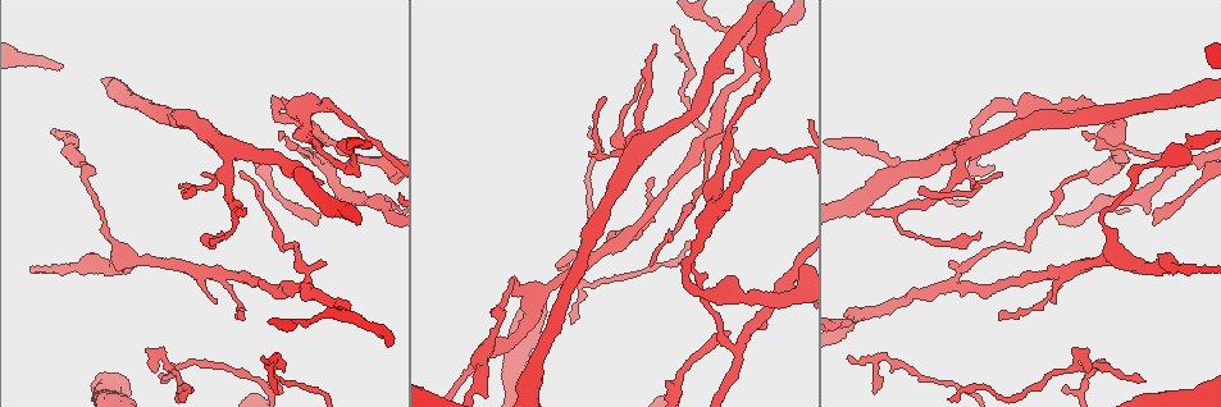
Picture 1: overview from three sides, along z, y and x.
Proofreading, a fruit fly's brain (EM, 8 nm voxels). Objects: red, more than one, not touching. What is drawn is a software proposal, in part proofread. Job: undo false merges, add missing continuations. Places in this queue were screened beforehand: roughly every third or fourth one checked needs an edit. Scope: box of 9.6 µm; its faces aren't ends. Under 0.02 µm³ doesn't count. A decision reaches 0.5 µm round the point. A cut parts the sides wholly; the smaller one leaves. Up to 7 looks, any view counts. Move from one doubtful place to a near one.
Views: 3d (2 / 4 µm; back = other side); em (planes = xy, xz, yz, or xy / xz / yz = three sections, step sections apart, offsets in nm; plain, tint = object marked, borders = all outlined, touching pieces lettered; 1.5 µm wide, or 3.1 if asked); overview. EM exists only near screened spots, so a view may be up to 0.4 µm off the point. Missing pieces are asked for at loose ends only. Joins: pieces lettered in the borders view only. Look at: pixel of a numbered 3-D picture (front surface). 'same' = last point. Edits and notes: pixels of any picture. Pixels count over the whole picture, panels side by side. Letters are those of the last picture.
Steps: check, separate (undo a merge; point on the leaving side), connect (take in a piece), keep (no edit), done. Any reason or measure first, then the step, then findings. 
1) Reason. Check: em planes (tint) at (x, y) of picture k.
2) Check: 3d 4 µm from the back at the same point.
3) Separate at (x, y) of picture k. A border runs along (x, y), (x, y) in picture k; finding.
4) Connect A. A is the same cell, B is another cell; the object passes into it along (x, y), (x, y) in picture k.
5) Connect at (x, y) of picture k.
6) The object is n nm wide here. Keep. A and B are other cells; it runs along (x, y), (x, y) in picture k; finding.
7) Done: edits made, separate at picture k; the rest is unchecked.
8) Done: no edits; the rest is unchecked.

End of a long branch. Check: em xy step 8 (borders) at (243, 172) of picture 1.

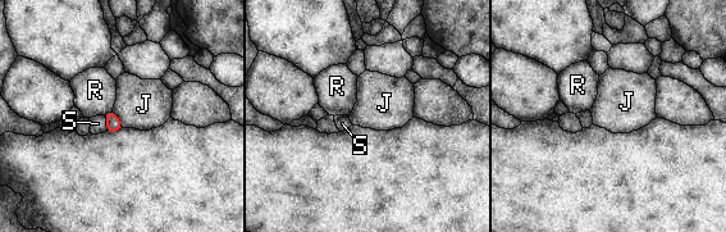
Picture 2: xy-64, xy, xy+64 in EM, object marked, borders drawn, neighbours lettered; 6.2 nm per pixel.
Check: em planes (borders) at the same point.

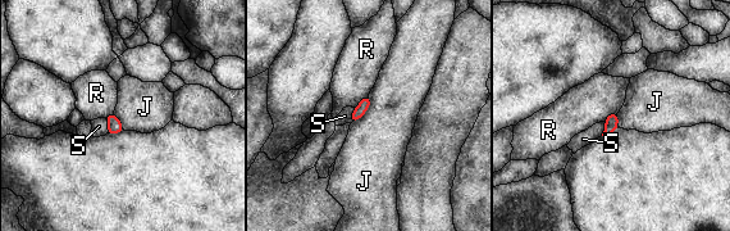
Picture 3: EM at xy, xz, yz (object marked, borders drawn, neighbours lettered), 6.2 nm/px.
Keep. J, R and S are other cells; a border runs along (369, 94), (368, 109), (351, 123) in picture 3; none of them fits.

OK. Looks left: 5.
Branch point. Check: 3d 4 µm at (1119, 122) of picture 1.

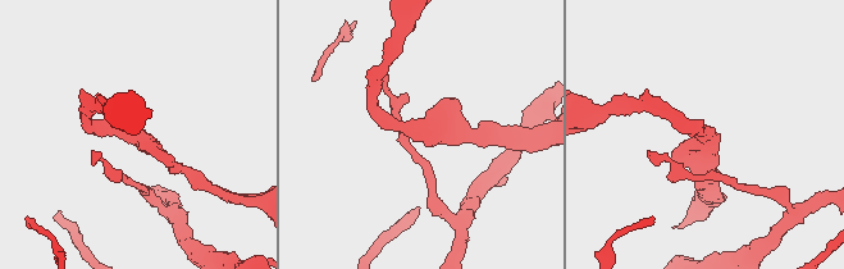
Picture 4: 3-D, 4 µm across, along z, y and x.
Need the tissue. Check: em xy step 4 (borders) at (429, 133) of picture 4.

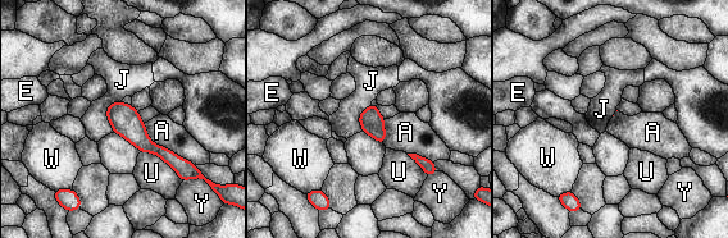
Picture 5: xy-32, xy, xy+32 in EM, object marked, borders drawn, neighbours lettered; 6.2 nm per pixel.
Cut it another way. Check: em planes (borders) at the same point.

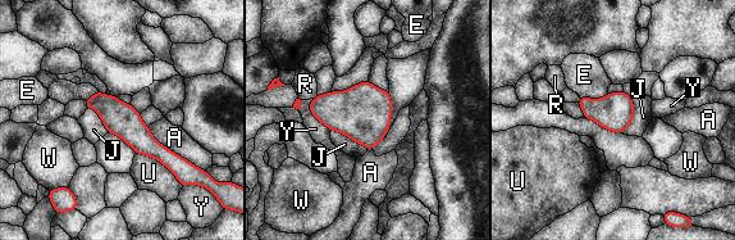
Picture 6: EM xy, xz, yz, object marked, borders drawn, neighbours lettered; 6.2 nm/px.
Keep. A, E, J, R, U, W and Y are other cells; continuous, no second neuron.

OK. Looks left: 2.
Check: em xy step 4 (tint) at (685, 243) of picture 1.

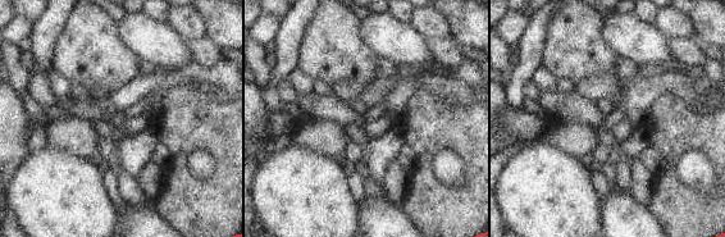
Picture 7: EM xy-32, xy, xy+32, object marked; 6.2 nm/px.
Check: em planes (borders) at the same point.

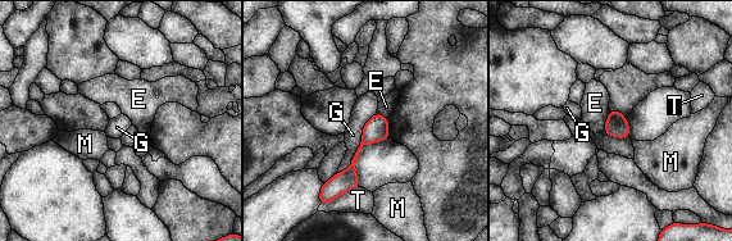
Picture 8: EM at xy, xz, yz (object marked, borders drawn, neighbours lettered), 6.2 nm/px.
The object is 140 nm wide here. Keep. E, G, M and T are other cells; a border runs along (377, 113), (337, 173) in picture 8; no lettered piece goes on from it.

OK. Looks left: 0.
Done: no edits; the rest is unchecked.

